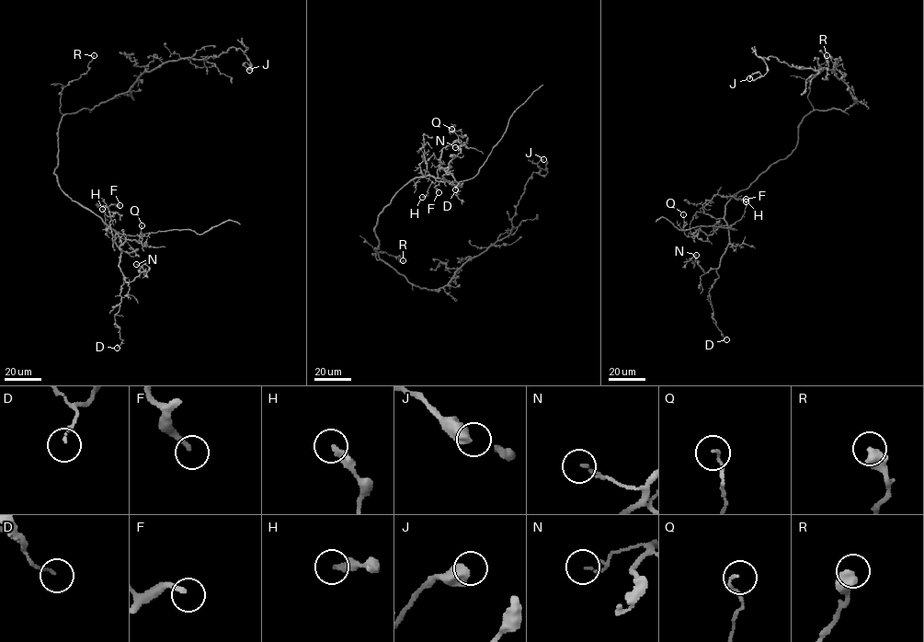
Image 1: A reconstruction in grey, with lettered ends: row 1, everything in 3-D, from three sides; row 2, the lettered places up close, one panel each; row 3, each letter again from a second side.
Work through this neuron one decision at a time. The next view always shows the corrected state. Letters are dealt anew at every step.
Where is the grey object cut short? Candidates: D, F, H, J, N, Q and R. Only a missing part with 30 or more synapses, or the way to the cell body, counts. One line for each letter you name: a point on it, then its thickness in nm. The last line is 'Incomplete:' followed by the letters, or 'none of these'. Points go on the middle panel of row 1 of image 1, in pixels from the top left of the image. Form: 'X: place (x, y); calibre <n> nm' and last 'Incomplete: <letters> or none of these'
Incomplete: none of these

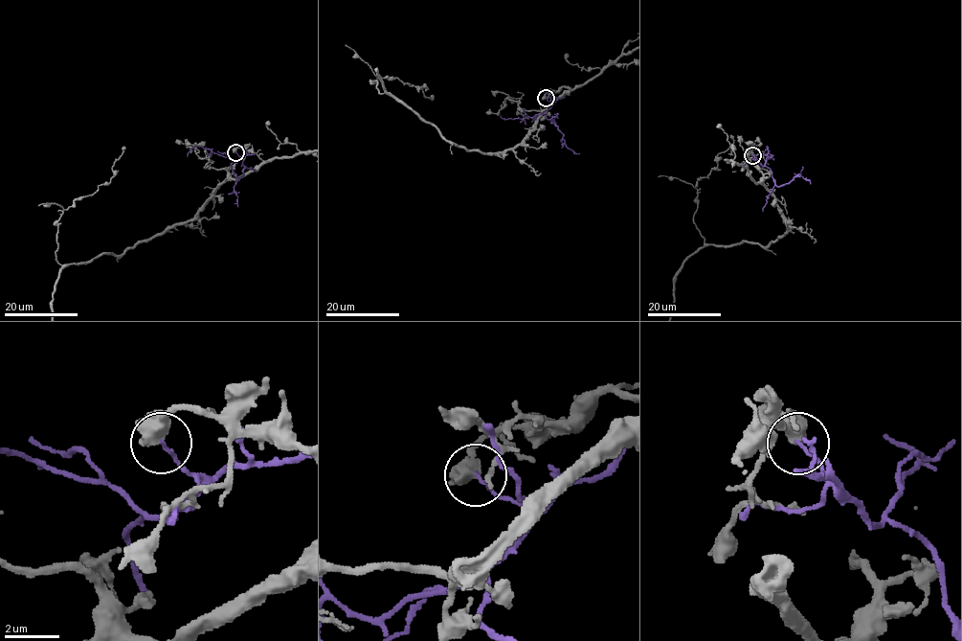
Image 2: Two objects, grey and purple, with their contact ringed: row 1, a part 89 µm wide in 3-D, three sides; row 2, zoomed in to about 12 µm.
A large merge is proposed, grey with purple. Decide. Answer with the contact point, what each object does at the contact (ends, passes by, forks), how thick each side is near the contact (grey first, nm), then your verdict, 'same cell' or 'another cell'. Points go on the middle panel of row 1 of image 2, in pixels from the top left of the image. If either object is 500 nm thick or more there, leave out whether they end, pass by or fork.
(546, 98) | grey passes by | purple ends | 440/110 nm | another cell

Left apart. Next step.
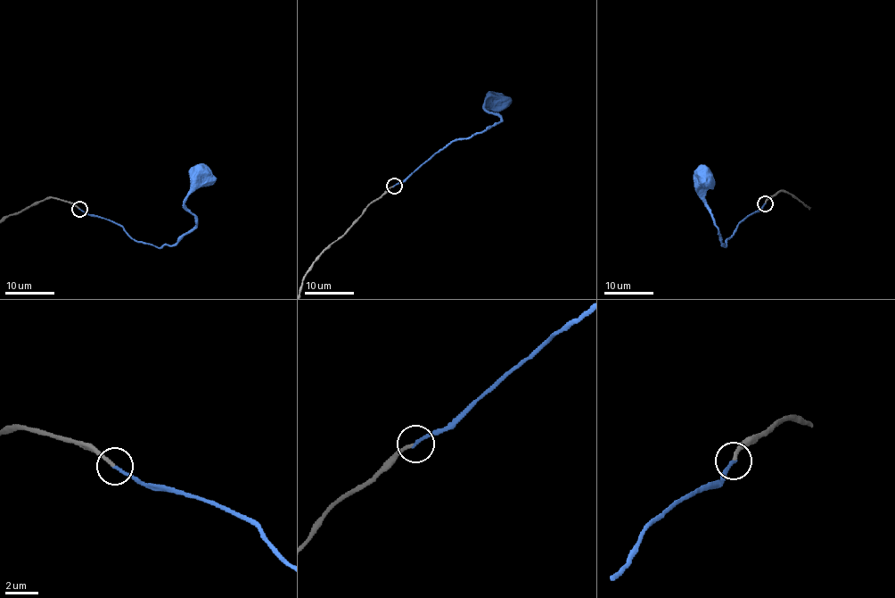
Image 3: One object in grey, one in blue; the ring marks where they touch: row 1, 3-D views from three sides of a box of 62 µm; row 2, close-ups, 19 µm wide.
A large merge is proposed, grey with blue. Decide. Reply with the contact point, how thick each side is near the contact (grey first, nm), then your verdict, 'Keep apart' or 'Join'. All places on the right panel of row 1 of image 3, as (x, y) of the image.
Place: (765, 203). Thickness 220 nm (grey) against 200 nm. Join

